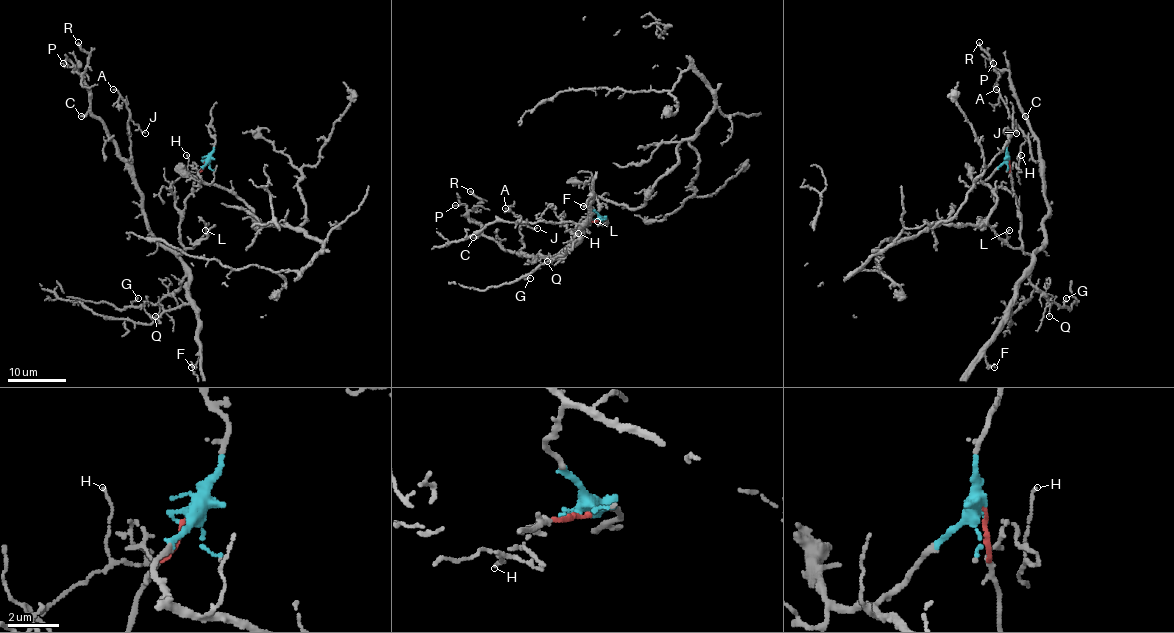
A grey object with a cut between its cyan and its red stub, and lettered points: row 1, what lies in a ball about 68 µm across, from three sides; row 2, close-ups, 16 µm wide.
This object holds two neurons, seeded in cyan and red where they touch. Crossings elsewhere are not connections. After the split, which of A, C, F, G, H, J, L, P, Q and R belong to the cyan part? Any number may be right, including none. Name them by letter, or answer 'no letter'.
no letter

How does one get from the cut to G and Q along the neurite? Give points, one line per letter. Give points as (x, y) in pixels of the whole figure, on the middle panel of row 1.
G: (599, 220), (571, 232), (576, 235), (570, 243), (577, 240), (561, 257), (539, 264), (524, 277), (530, 277)
Q: (599, 220), (571, 232), (576, 235), (570, 243), (577, 240), (558, 258), (546, 261)

